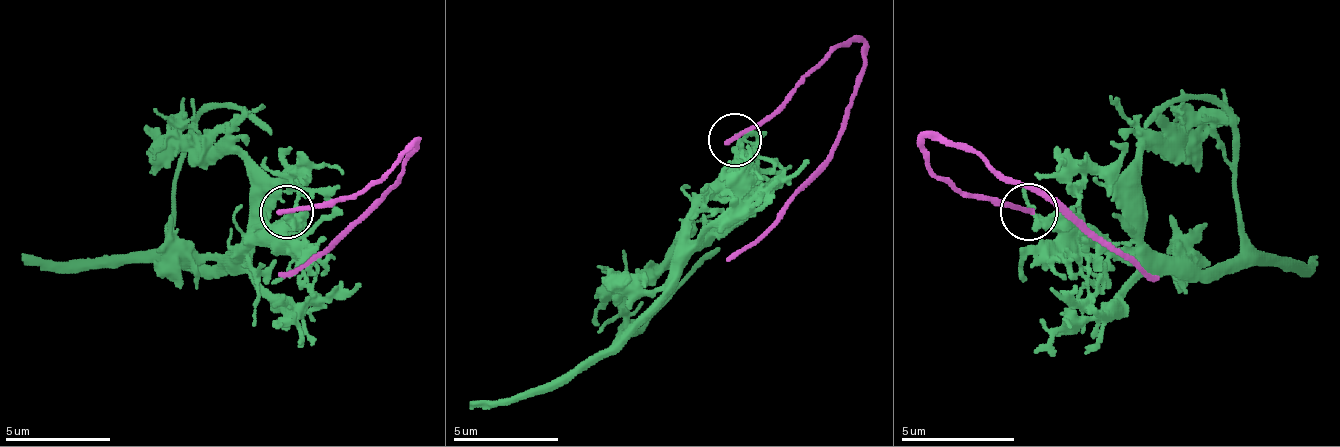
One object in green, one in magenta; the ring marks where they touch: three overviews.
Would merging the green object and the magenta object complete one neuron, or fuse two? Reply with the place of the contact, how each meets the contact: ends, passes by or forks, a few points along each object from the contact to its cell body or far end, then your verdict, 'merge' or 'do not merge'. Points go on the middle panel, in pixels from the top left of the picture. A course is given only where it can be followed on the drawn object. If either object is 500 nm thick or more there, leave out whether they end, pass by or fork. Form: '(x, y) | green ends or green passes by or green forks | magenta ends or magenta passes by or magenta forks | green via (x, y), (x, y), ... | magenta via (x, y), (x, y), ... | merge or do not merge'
(734, 139) | green ends | magenta ends | green via (738, 140), (738, 167), (691, 220), (685, 262), (659, 299), (611, 347), (558, 379), (468, 411) | magenta via (733, 140), (839, 45), (860, 45), (866, 72), (834, 156), (754, 241), (728, 262) | do not merge

